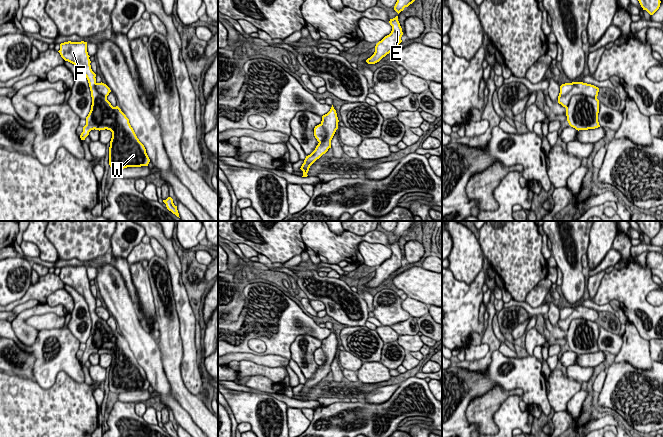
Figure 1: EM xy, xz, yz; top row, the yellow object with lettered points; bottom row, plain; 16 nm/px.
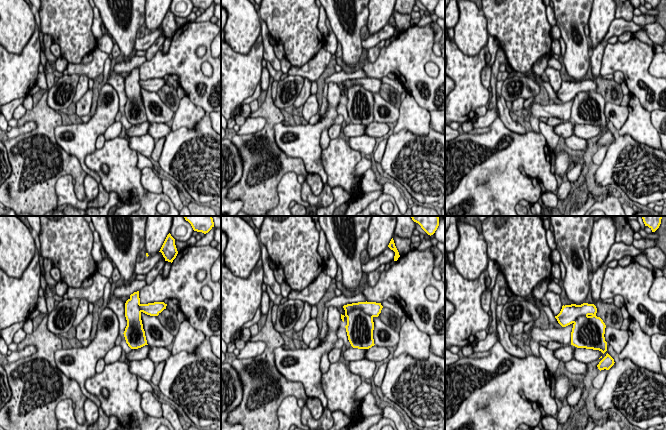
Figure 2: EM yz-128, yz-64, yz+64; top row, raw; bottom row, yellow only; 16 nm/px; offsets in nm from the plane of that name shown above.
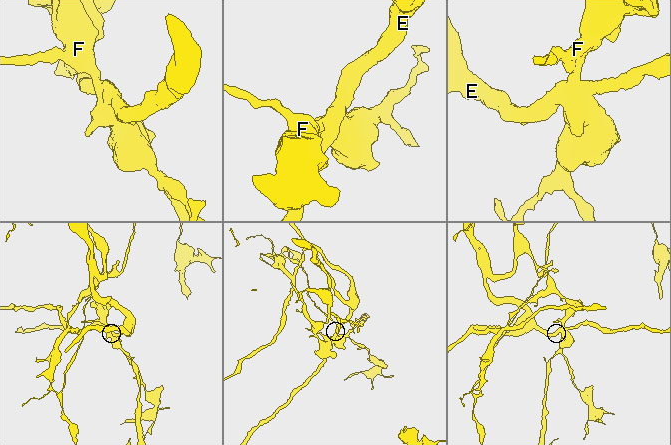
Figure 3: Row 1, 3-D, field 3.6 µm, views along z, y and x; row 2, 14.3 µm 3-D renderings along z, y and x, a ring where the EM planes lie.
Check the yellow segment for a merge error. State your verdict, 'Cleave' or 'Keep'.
Keep

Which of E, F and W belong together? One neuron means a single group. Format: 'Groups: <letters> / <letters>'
Groups: E F W

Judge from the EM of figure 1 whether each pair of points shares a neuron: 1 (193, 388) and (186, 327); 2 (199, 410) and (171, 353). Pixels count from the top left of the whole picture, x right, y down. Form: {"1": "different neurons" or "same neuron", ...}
{"1": "same neuron", "2": "same neuron"}

